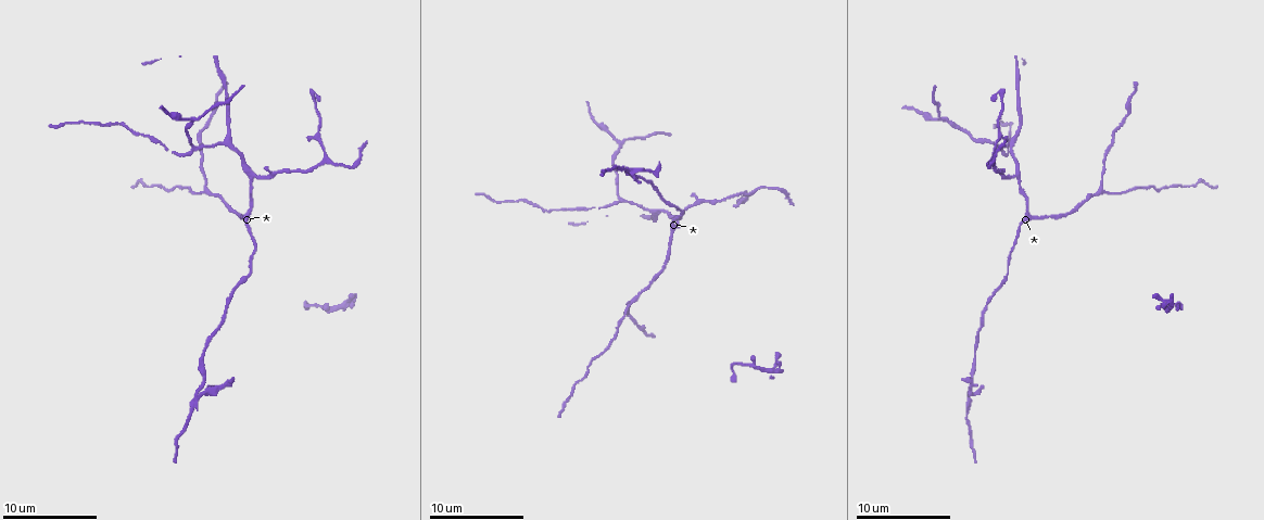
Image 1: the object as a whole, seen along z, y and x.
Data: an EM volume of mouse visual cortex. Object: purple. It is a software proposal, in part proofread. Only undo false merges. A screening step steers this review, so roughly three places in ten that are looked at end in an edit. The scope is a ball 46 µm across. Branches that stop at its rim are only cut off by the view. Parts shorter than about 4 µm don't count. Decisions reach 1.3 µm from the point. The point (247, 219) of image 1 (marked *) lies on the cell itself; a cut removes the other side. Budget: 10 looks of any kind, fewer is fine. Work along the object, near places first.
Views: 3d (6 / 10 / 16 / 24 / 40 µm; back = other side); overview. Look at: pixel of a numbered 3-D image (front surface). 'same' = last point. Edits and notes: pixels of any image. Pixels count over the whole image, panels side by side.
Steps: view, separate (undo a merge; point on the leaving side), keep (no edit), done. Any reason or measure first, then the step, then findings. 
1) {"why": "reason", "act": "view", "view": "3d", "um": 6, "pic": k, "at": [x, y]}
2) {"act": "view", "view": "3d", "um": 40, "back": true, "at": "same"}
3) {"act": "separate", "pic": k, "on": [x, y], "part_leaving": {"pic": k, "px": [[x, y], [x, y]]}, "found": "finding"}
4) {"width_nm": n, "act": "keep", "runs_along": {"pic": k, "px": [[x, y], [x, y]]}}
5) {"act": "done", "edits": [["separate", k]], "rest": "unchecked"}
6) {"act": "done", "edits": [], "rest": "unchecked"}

{"act": "view", "view": "3d", "um": 10, "pic": 1, "at": [1068, 212]}

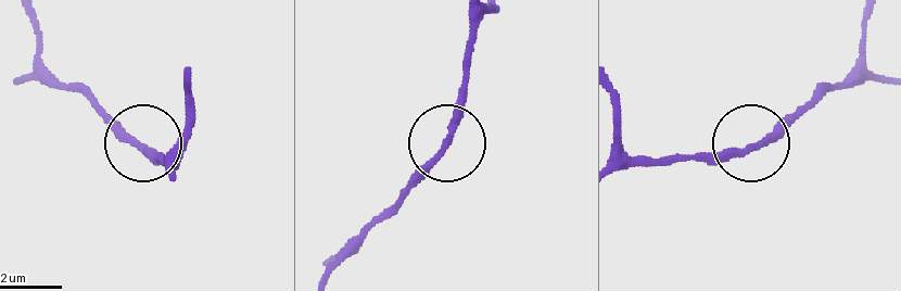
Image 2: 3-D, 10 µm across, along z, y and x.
{"act": "keep", "runs_along": {"pic": 2, "px": [[176, 166], [101, 106]]}, "found": "one cell here"}

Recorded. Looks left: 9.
{"why": "arms part here", "act": "view", "view": "3d", "um": 10, "pic": 1, "at": [324, 156]}

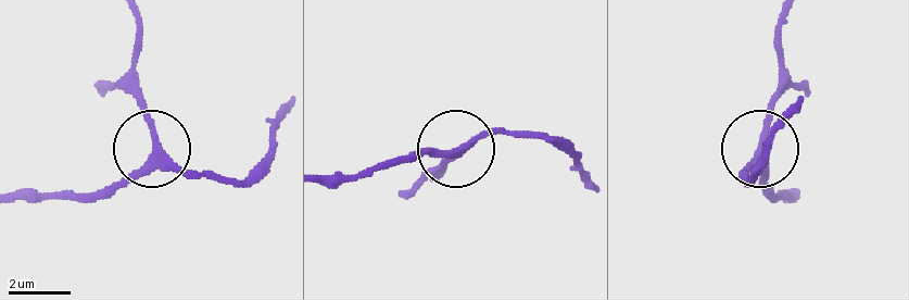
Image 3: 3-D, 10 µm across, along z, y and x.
{"act": "view", "view": "3d", "um": 6, "pic": 3, "at": [462, 148]}

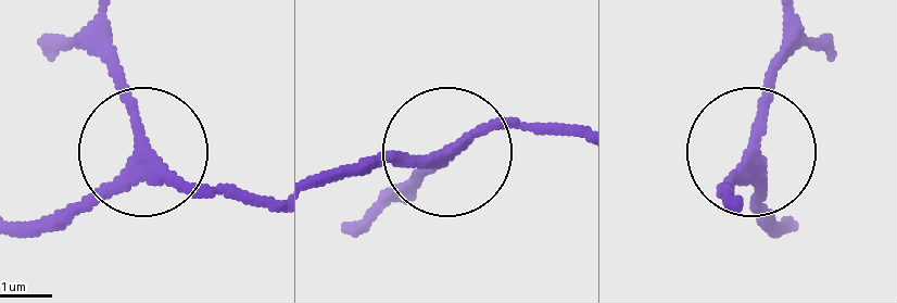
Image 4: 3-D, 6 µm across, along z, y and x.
{"width_nm": 220, "act": "keep", "found": "one cell here"}

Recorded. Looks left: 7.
{"why": "arms part here", "act": "view", "view": "3d", "um": 6, "pic": 1, "at": [1012, 176]}

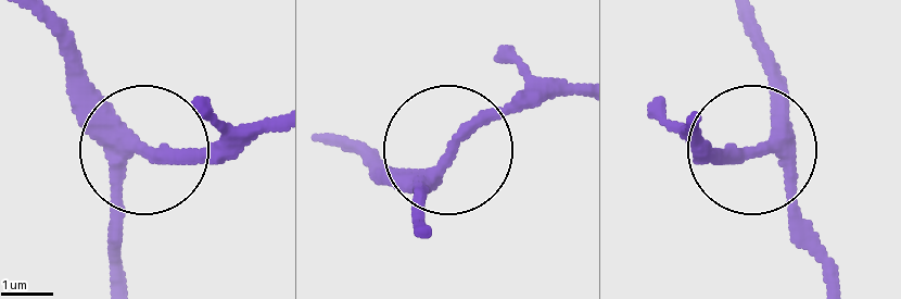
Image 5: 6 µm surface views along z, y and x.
{"act": "view", "view": "3d", "um": 6, "back": true, "pic": 5, "at": [142, 147]}

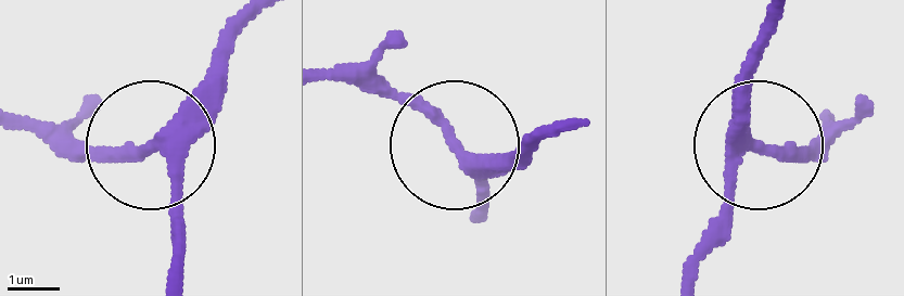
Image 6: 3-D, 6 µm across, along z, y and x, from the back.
{"arms": 3, "act": "keep", "runs_along": {"pic": 6, "px": [[185, 268], [172, 164], [46, 142]]}, "found": "all the same cell"}

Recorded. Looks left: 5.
{"why": "three-way junction", "act": "view", "view": "3d", "um": 6, "pic": 1, "at": [943, 119]}

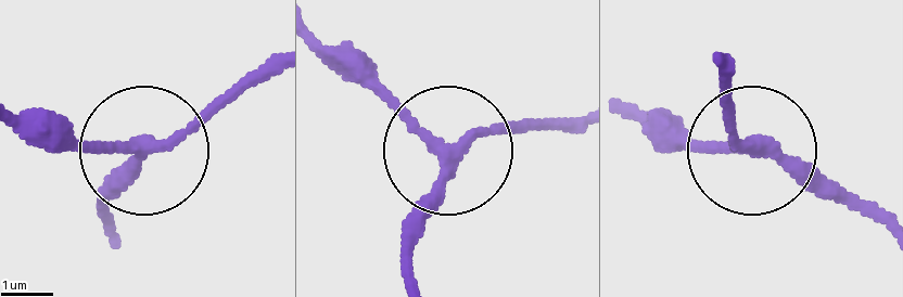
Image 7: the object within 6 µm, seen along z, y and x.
{"act": "view", "view": "3d", "um": 6, "back": true, "pic": 7, "at": [141, 148]}

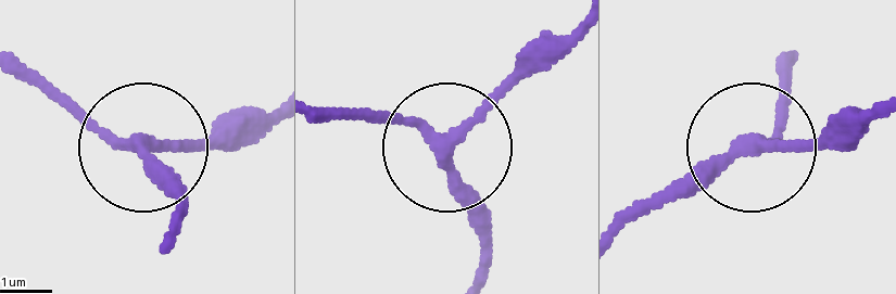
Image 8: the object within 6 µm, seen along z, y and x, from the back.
{"arms": 3, "act": "keep", "runs_along": {"pic": 8, "px": [[169, 230], [183, 208], [148, 156], [255, 139]]}, "found": "one cell here"}

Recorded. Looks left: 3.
{"why": "a fork", "act": "view", "view": "3d", "um": 10, "pic": 1, "at": [619, 202]}

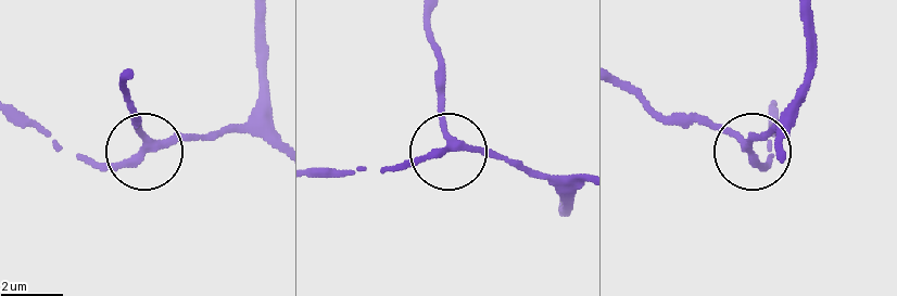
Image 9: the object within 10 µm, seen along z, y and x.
{"act": "view", "view": "3d", "um": 6, "pic": 9, "at": [145, 147]}

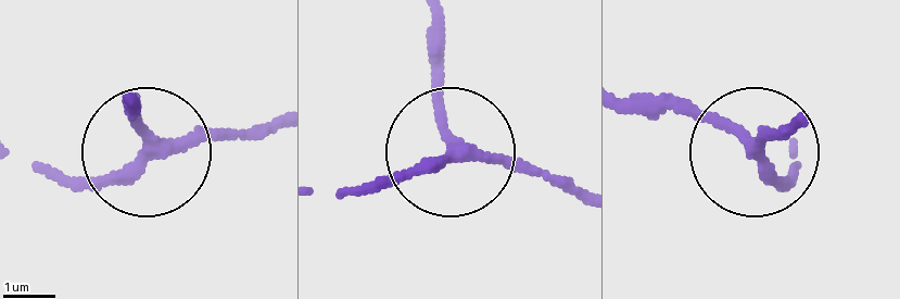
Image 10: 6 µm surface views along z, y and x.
{"width_nm": 230, "act": "keep", "runs_along": {"pic": 10, "px": [[581, 202], [456, 151], [439, 103], [439, 25]]}, "found": "all the same cell"}

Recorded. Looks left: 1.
{"act": "done", "edits": [], "rest": "unchecked"}

